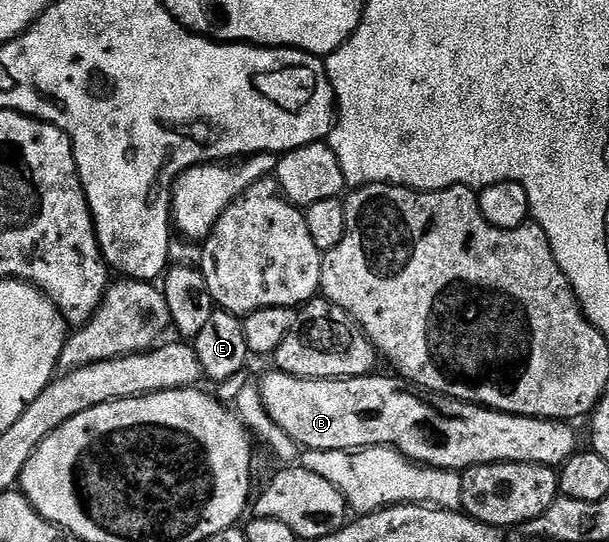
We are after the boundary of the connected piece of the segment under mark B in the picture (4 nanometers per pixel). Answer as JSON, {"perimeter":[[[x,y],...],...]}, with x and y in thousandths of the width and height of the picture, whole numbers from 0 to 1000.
{"perimeter":[[[445,681],[424,712],[442,769],[493,827],[506,832],[588,832],[593,825],[647,825],[680,854],[759,873],[768,862],[791,854],[887,854],[916,863],[947,830],[944,795],[938,790],[943,786],[936,779],[837,766],[828,758],[808,758],[803,751],[785,751],[780,744],[759,744],[754,736],[737,736],[731,729],[683,725],[663,701],[640,690],[622,690],[588,692],[585,699],[496,699]]]}

